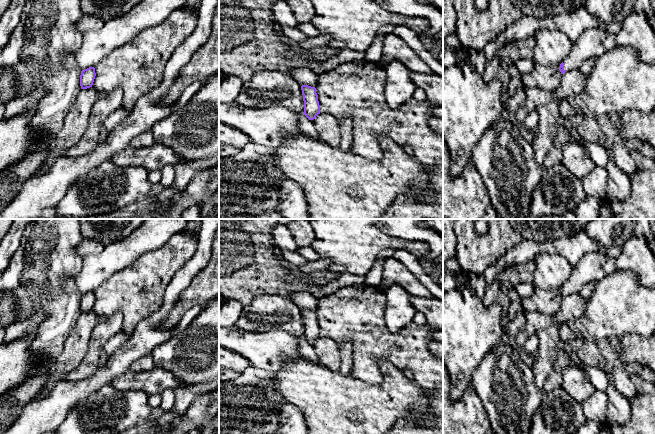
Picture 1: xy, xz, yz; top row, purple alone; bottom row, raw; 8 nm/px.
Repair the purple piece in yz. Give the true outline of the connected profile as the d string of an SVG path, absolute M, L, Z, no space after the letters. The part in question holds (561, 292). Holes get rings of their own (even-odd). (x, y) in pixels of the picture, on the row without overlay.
M602 253L585 254L574 266L574 271L569 280L560 288L561 298L579 292L590 282L598 282L616 271L615 260Z

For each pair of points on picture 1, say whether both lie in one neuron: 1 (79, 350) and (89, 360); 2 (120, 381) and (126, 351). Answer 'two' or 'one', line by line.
1: two
2: two

